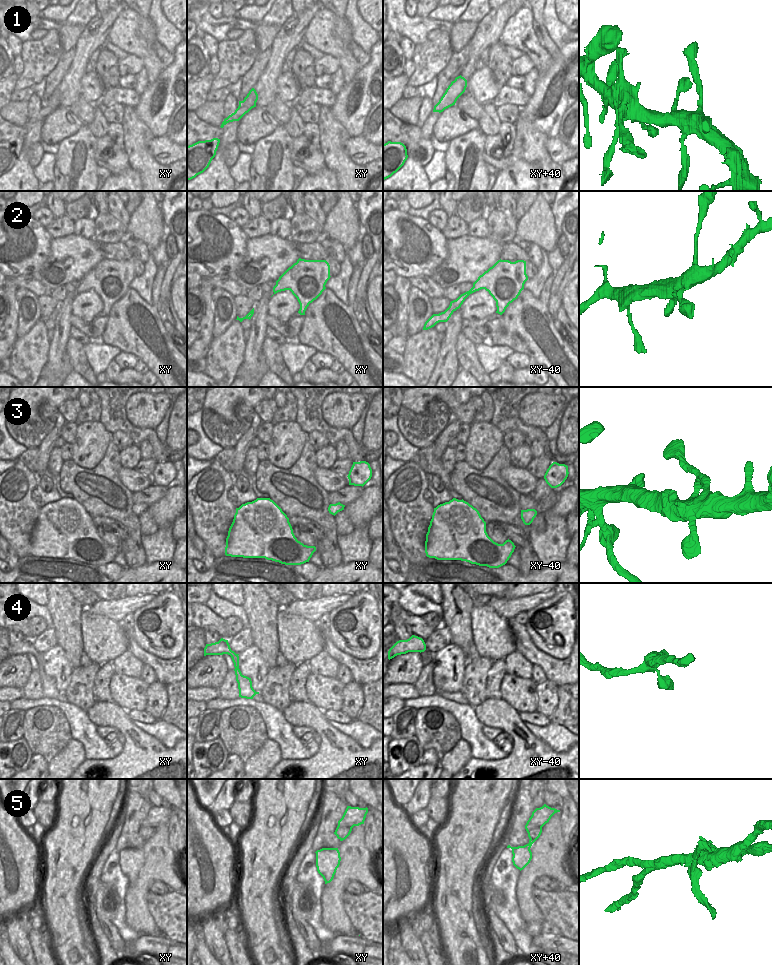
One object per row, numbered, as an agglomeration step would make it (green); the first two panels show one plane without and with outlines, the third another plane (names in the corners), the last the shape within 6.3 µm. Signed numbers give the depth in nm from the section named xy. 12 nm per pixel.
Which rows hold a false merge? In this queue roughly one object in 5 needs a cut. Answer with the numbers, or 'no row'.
no row

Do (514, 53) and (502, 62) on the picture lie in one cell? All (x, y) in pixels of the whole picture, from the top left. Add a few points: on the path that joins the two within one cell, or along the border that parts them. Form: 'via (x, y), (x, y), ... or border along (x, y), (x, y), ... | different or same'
border along (504, 45), (505, 51), (513, 59) | different

